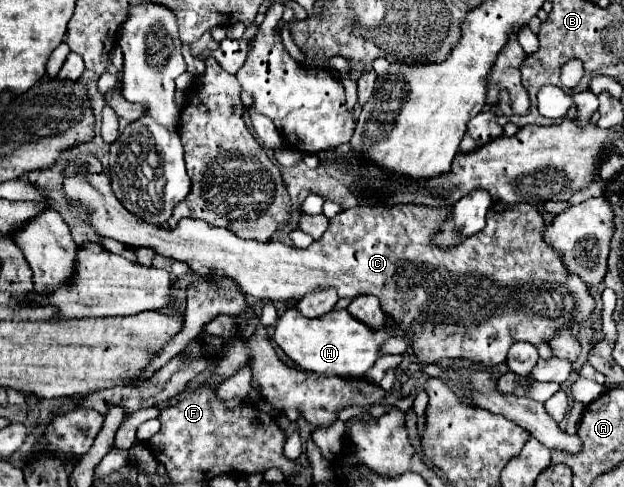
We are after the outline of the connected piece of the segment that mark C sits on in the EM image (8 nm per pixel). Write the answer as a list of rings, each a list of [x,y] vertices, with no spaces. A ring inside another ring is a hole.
[[[99,158],[81,164],[71,162],[63,178],[67,198],[91,210],[89,224],[97,230],[97,234],[113,238],[131,248],[151,246],[161,256],[185,262],[199,276],[231,278],[237,284],[239,292],[247,296],[271,302],[285,302],[289,298],[303,298],[307,292],[315,288],[327,288],[327,286],[335,286],[341,298],[357,298],[363,294],[377,296],[381,302],[381,310],[389,318],[389,324],[395,324],[395,328],[411,340],[409,344],[413,348],[413,354],[425,364],[467,358],[471,362],[479,362],[491,368],[505,362],[507,350],[513,342],[523,340],[535,346],[547,342],[557,332],[559,326],[573,322],[573,308],[575,308],[575,326],[581,326],[593,314],[593,298],[585,282],[579,280],[577,274],[571,274],[561,254],[555,252],[555,248],[543,240],[545,224],[531,204],[509,206],[503,202],[495,202],[489,208],[487,226],[475,236],[465,238],[463,244],[447,252],[431,244],[431,234],[441,226],[445,216],[451,212],[449,206],[437,210],[415,204],[393,208],[359,204],[331,218],[329,228],[321,240],[313,242],[305,250],[297,250],[281,242],[263,244],[255,240],[243,240],[237,238],[227,228],[217,228],[195,218],[183,218],[175,228],[149,224],[133,216],[129,210],[125,210],[125,206],[115,198],[109,174],[103,170]]]

